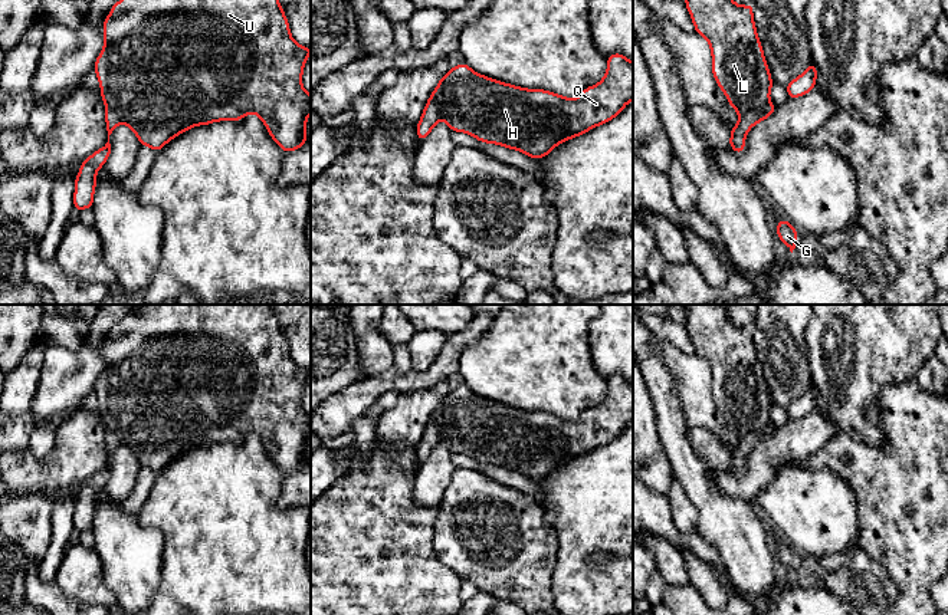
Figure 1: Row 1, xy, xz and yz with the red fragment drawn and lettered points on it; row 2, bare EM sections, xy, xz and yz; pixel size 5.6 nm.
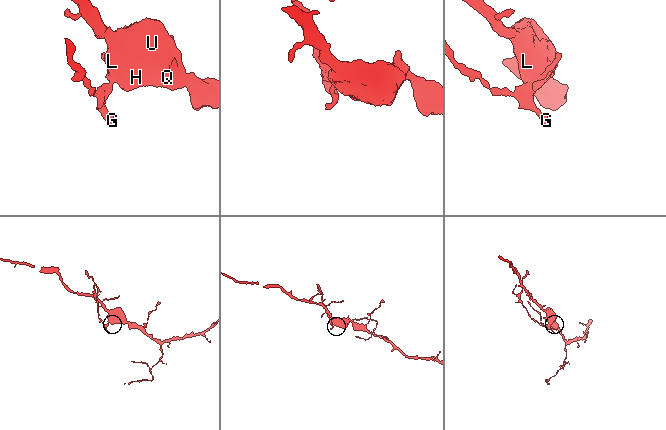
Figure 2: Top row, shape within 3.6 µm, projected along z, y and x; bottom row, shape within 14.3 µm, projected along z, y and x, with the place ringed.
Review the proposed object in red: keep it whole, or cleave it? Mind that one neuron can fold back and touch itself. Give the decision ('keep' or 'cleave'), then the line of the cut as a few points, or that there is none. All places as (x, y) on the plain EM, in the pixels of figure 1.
cleave | yz (771, 426), (748, 433), (740, 440)

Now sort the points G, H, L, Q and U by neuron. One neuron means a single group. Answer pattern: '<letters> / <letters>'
G / H L Q U

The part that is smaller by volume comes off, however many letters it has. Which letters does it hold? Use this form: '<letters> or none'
G

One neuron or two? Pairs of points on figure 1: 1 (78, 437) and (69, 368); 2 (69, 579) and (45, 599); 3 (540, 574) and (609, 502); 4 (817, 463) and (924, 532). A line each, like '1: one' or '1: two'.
1: two
2: two
3: two
4: one

